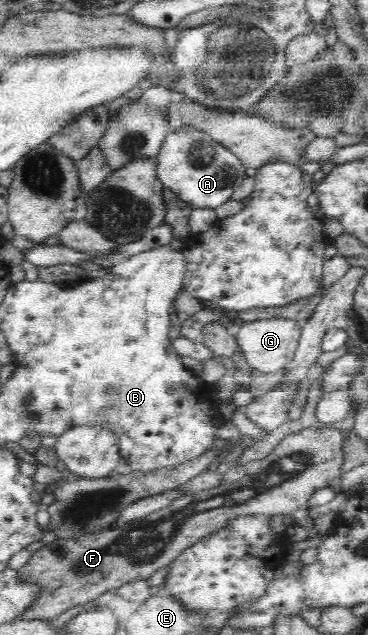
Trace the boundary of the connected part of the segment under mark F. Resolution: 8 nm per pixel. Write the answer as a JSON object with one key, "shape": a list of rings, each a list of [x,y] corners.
{"shape":[[[335,428],[303,429],[297,434],[283,439],[272,451],[260,459],[261,468],[256,474],[245,475],[238,482],[215,486],[194,494],[179,496],[164,508],[148,516],[128,521],[123,525],[111,526],[99,532],[89,532],[79,537],[59,537],[45,550],[31,553],[24,565],[19,568],[21,576],[28,580],[43,581],[44,596],[31,612],[21,616],[27,618],[56,618],[65,610],[93,600],[112,589],[118,589],[135,578],[148,578],[159,568],[169,566],[183,552],[188,551],[197,542],[211,537],[214,532],[227,527],[233,520],[269,519],[275,515],[289,515],[298,520],[302,530],[312,528],[313,520],[308,518],[308,504],[317,490],[328,487],[328,483],[339,476],[343,464],[343,433]]]}

